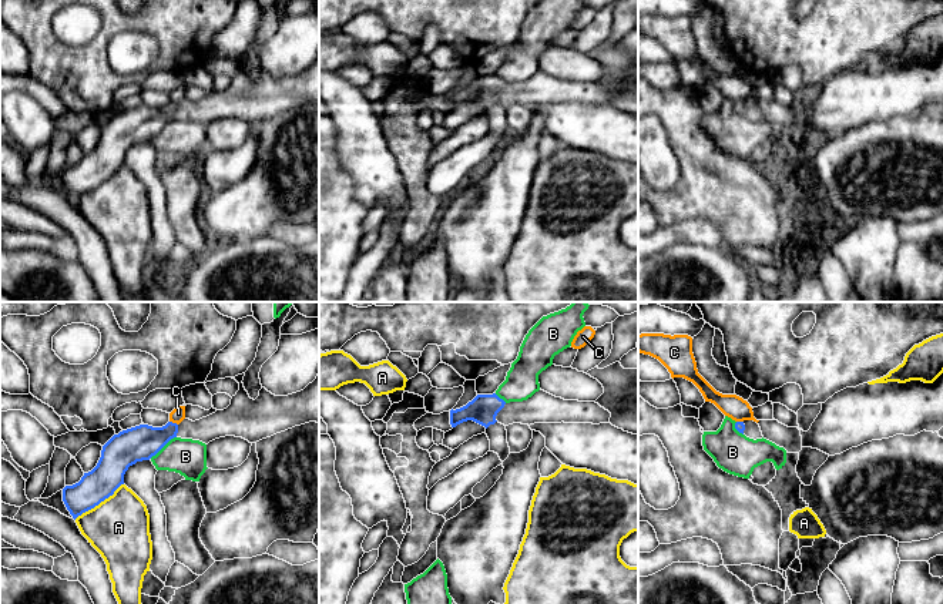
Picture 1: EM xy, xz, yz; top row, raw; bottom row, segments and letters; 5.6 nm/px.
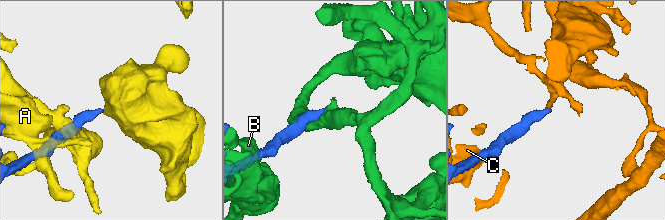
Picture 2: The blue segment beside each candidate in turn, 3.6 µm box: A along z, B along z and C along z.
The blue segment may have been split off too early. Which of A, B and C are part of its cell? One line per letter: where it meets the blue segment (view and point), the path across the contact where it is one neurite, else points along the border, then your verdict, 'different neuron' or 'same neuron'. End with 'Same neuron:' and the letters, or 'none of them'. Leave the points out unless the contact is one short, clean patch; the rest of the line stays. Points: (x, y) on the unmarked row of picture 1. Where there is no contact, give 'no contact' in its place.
A: meets blue in xy at (99, 184); different neuron
B: meets blue in xy at (163, 127); different neuron
C: meets blue in xy at (174, 104); border along xy (170, 101), (177, 106); different neuron
Same neuron: none of them

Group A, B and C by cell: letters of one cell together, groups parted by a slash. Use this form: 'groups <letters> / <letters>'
groups A / B / C

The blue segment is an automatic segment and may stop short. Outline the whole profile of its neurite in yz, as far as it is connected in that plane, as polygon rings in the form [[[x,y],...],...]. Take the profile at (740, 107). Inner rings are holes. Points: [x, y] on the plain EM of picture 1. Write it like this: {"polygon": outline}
{"polygon": [[[754,101],[736,103],[735,110],[754,121],[764,118],[759,105]]]}

